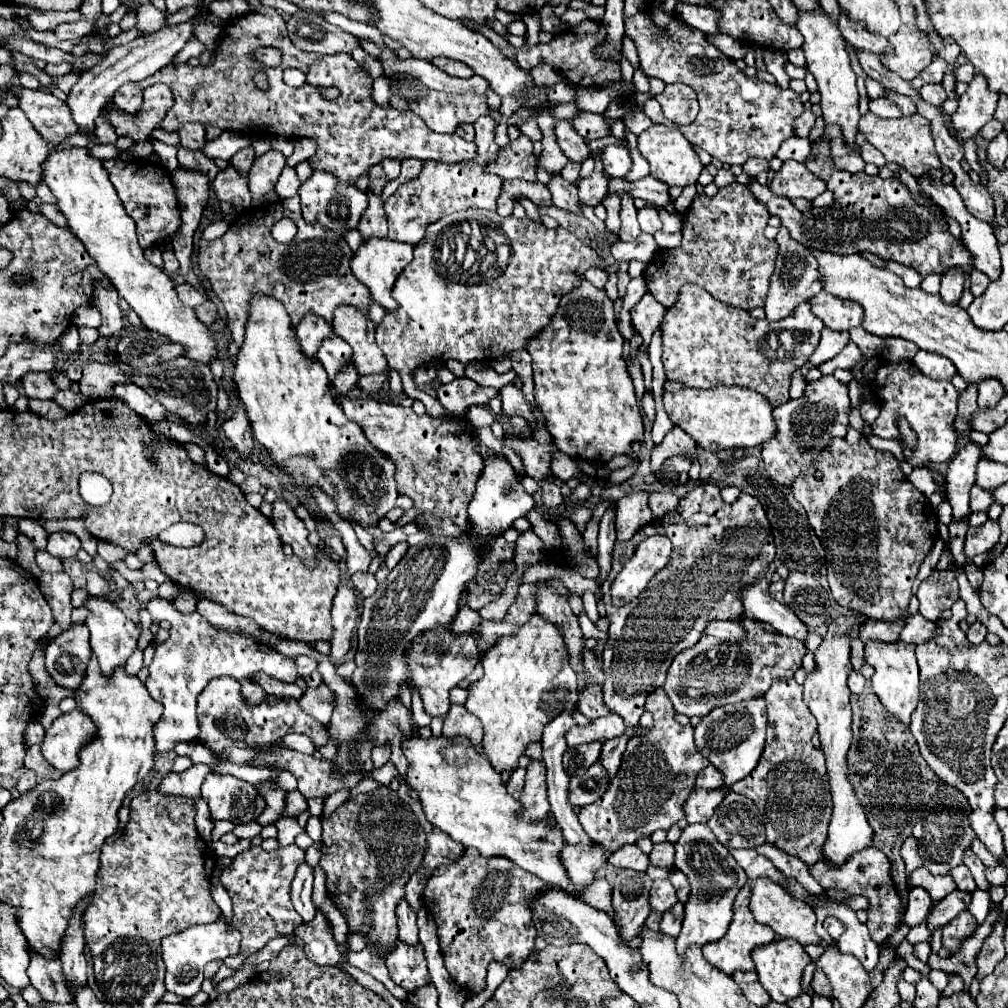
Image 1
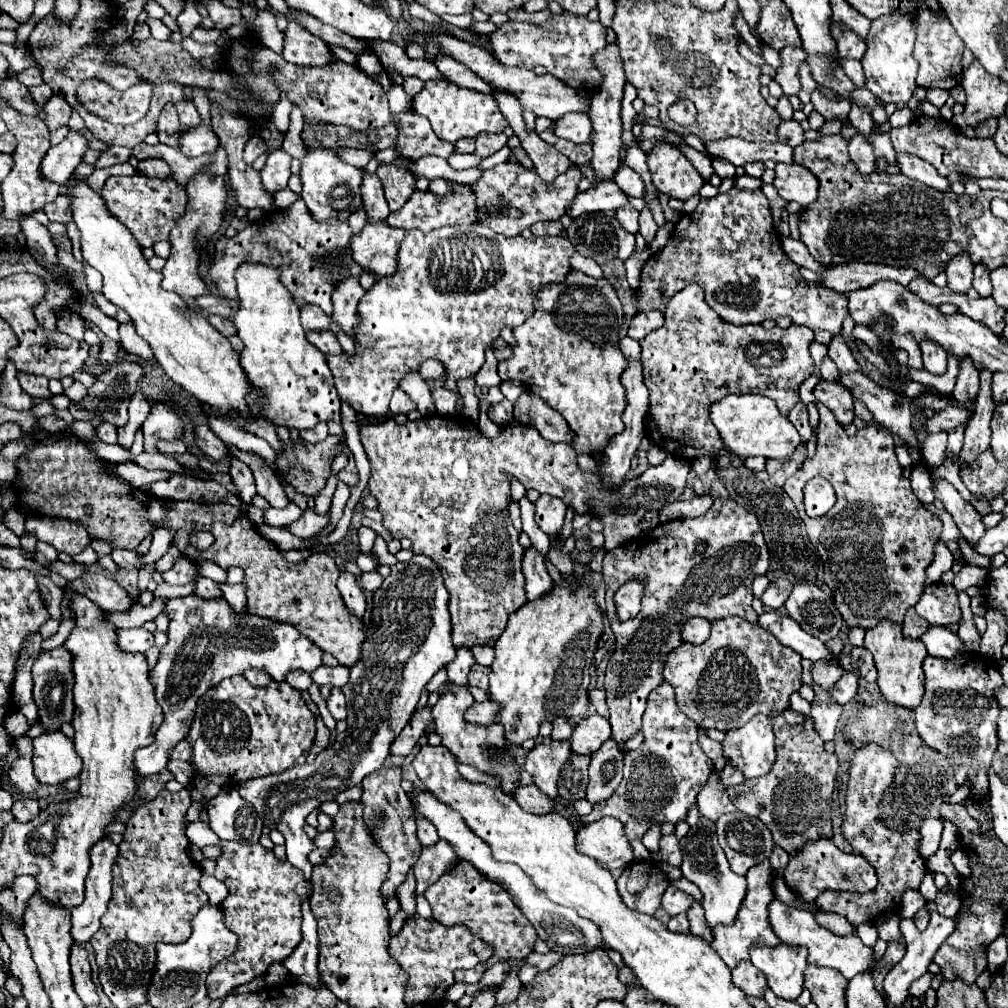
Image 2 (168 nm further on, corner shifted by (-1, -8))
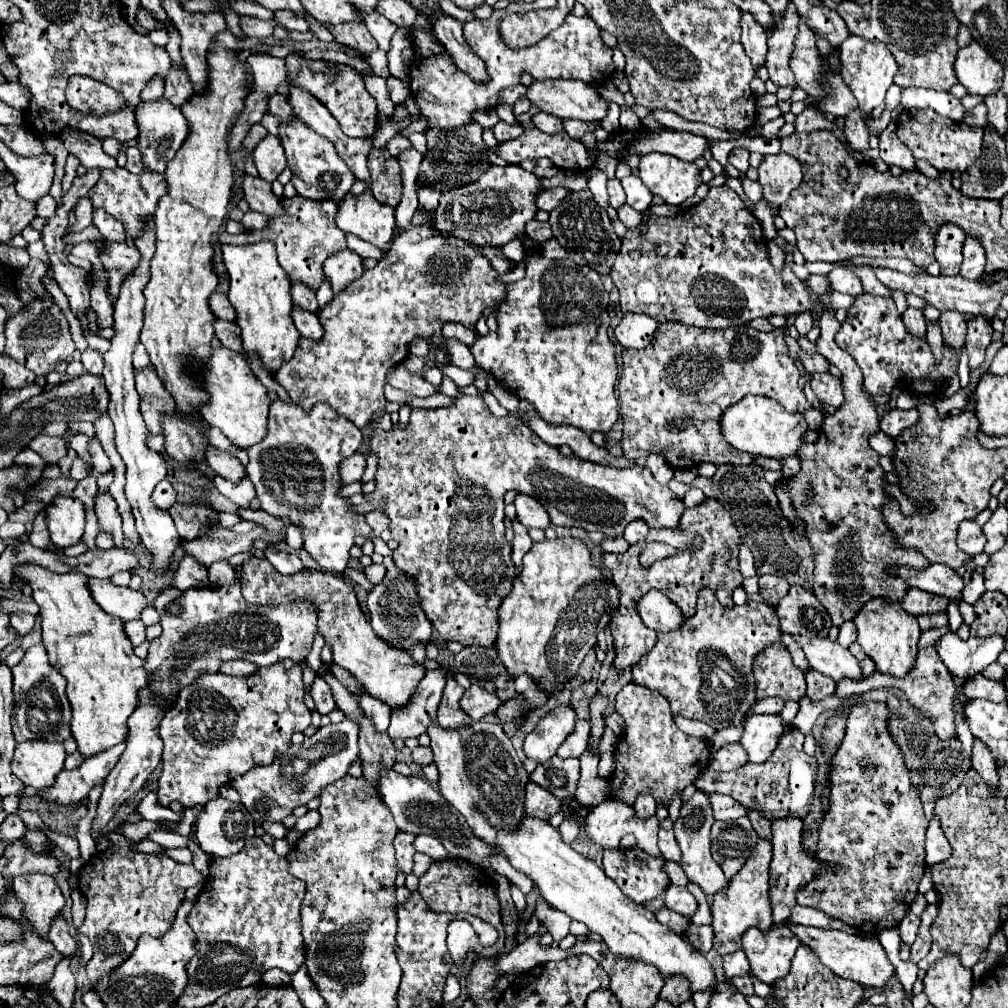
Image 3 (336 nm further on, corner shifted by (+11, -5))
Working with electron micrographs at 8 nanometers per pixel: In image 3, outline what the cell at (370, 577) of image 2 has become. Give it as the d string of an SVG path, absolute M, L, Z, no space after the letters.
M370 565L370 567L364 569L364 573L372 583L380 583L384 579L384 575L386 575L386 567L384 565Z

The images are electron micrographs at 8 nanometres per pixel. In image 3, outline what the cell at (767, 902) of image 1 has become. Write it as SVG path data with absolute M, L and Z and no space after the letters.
M786 923L786 925L796 933L796 937L802 943L810 945L812 951L816 951L816 955L820 957L820 961L826 967L830 967L836 975L840 975L844 979L852 979L852 981L862 983L866 987L884 987L894 977L894 967L892 967L884 947L880 945L878 939L850 935L846 931L824 931L824 929L790 925L790 923Z

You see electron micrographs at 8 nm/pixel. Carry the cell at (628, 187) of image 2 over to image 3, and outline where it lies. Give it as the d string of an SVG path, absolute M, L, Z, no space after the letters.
M628 175L622 179L622 187L626 191L626 203L630 207L634 207L636 211L646 211L652 203L652 193L648 191L648 187L640 181L640 177L636 175Z

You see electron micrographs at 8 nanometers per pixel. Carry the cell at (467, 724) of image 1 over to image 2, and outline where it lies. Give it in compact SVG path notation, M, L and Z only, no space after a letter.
M474 702L466 712L464 712L464 720L468 724L478 724L478 726L490 726L492 724L492 716L496 714L496 704L494 702Z

